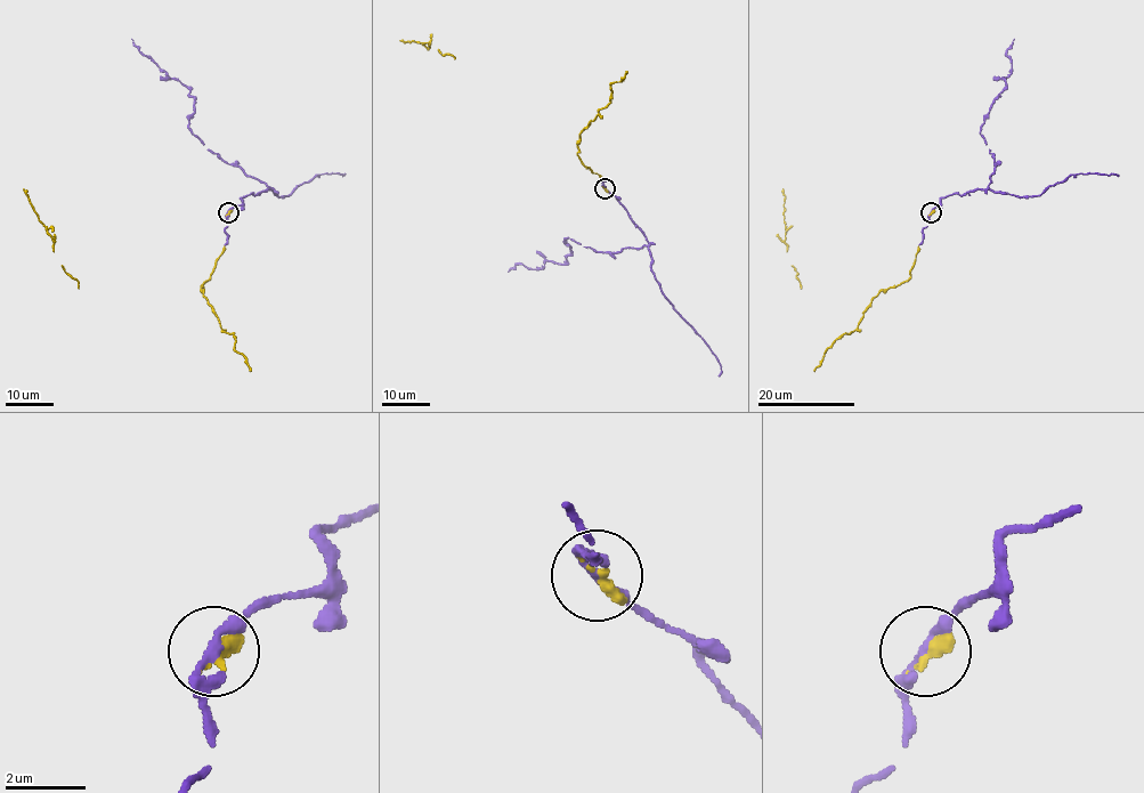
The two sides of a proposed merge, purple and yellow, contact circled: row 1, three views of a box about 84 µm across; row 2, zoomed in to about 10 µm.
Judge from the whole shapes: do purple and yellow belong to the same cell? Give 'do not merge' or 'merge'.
merge

